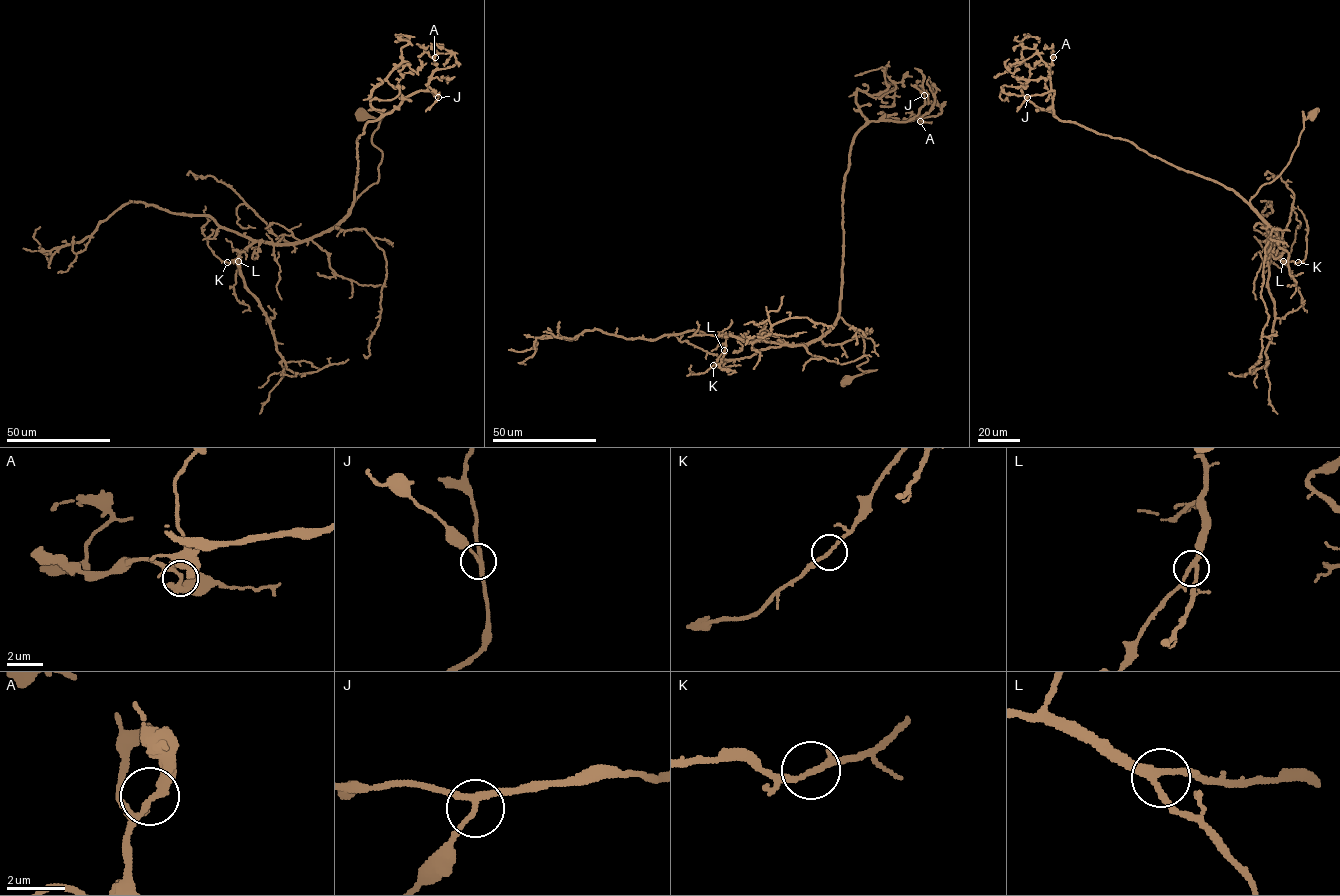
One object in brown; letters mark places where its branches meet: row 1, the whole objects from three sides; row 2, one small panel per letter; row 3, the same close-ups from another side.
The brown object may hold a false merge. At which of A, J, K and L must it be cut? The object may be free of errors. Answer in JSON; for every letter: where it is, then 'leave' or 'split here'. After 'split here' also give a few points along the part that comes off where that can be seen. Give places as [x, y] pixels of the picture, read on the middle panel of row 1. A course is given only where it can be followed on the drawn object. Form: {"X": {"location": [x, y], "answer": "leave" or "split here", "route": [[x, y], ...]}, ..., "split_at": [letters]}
{"A": {"location": [920, 121], "answer": "leave"}, "J": {"location": [924, 95], "answer": "leave"}, "K": {"location": [713, 365], "answer": "leave"}, "L": {"location": [724, 350], "answer": "leave"}, "split_at": []}

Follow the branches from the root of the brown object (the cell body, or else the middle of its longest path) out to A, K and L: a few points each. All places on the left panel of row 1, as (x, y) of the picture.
A: (362, 112), (380, 120), (372, 143), (382, 159), (378, 181), (353, 204), (359, 136), (427, 89), (434, 57)
K: (362, 112), (380, 120), (372, 138), (382, 152), (378, 181), (333, 227), (294, 242), (253, 241), (227, 262)
L: (362, 112), (380, 120), (372, 138), (382, 152), (378, 181), (333, 227), (294, 242), (253, 241), (238, 261)

